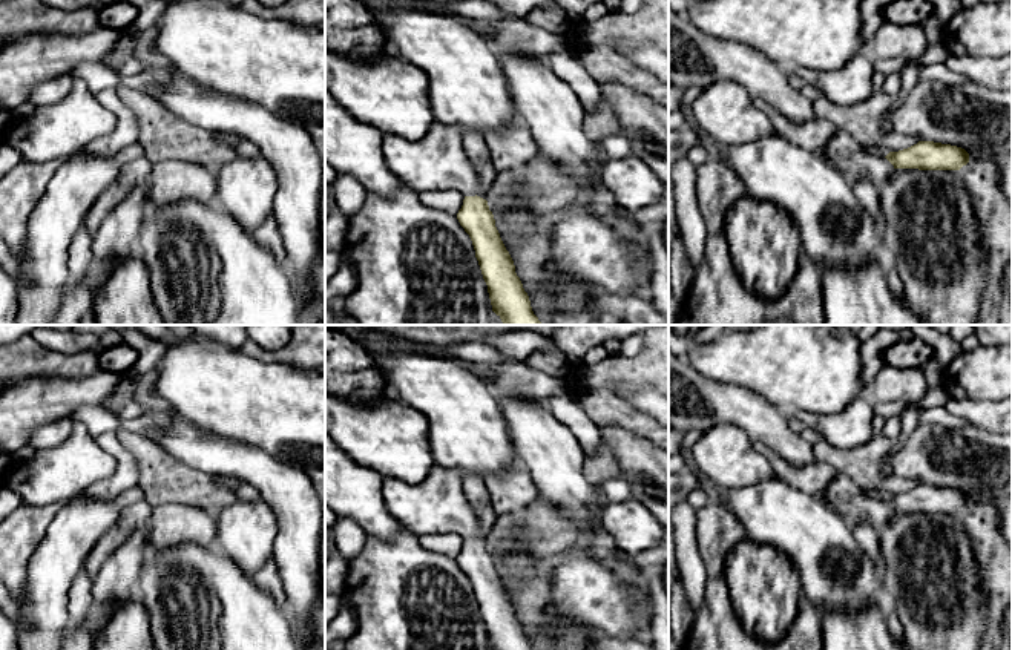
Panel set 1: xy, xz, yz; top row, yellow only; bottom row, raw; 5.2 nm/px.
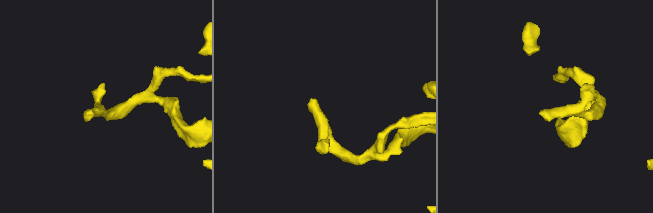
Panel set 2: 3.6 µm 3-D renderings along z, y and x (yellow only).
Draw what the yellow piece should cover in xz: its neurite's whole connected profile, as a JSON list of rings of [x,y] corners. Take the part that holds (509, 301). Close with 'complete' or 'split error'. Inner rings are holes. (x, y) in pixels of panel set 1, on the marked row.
[[[435,120],[417,141],[385,135],[382,153],[388,169],[416,195],[443,189],[462,192],[465,199],[457,219],[472,241],[492,311],[503,325],[543,325],[532,311],[488,201],[477,195],[480,179],[465,153],[462,129]]]; split error

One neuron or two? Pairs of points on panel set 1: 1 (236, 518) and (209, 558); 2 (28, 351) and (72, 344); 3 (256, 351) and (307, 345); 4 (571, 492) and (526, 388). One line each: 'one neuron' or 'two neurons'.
1: two neurons
2: two neurons
3: one neuron
4: two neurons

